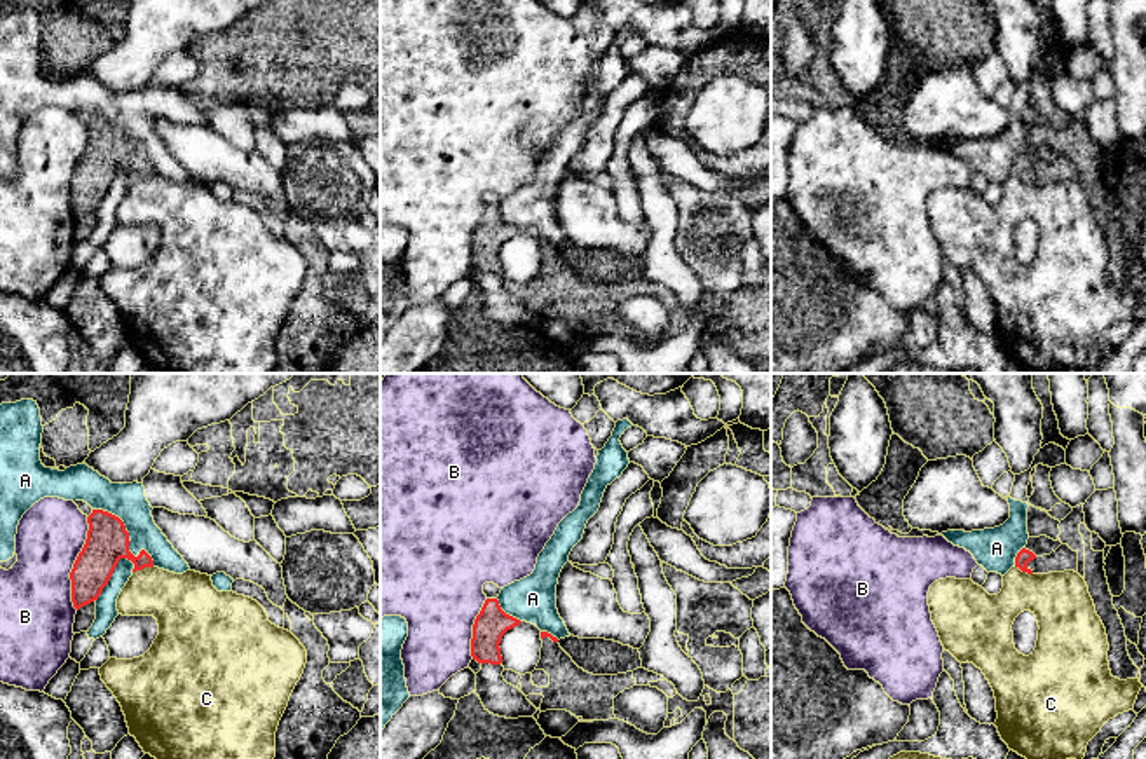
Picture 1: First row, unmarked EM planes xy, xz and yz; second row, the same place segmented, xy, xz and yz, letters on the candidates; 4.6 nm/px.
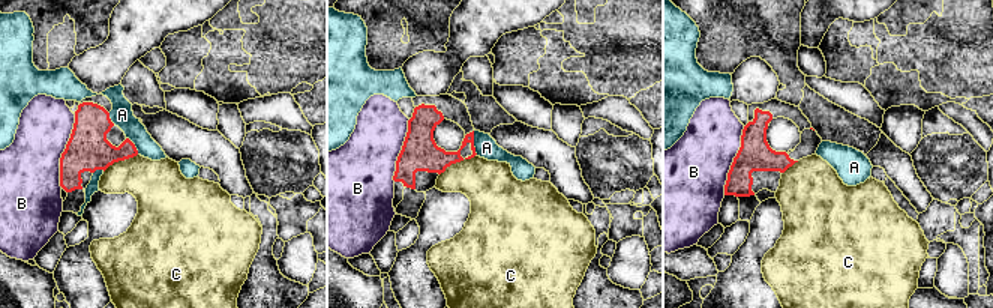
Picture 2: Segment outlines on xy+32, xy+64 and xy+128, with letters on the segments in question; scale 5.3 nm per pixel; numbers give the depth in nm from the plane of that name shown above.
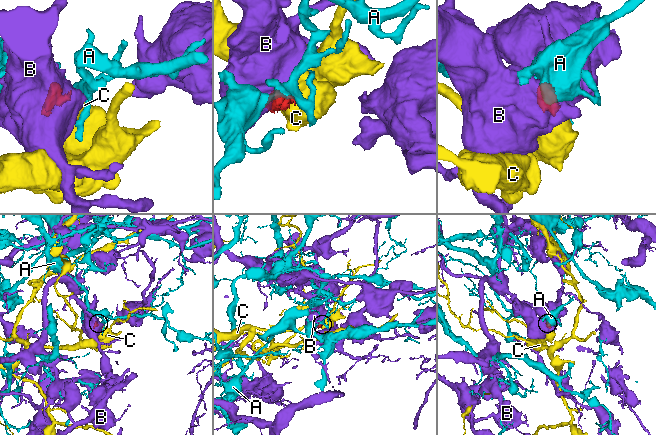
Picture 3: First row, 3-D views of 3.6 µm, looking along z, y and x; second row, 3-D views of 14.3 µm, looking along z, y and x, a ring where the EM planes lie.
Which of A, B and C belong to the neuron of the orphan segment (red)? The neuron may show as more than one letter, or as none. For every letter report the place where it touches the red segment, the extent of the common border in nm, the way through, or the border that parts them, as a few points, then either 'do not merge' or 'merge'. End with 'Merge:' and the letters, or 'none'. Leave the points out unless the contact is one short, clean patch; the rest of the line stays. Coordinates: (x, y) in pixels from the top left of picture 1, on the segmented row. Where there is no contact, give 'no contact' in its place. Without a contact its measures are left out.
A: xy (128, 536) | 400 nm | do not merge
B: xy (74, 564) | 440 nm | do not merge
C: xy (142, 567) | 100 nm | along xy (152, 566), (133, 573) | do not merge
Merge: none

